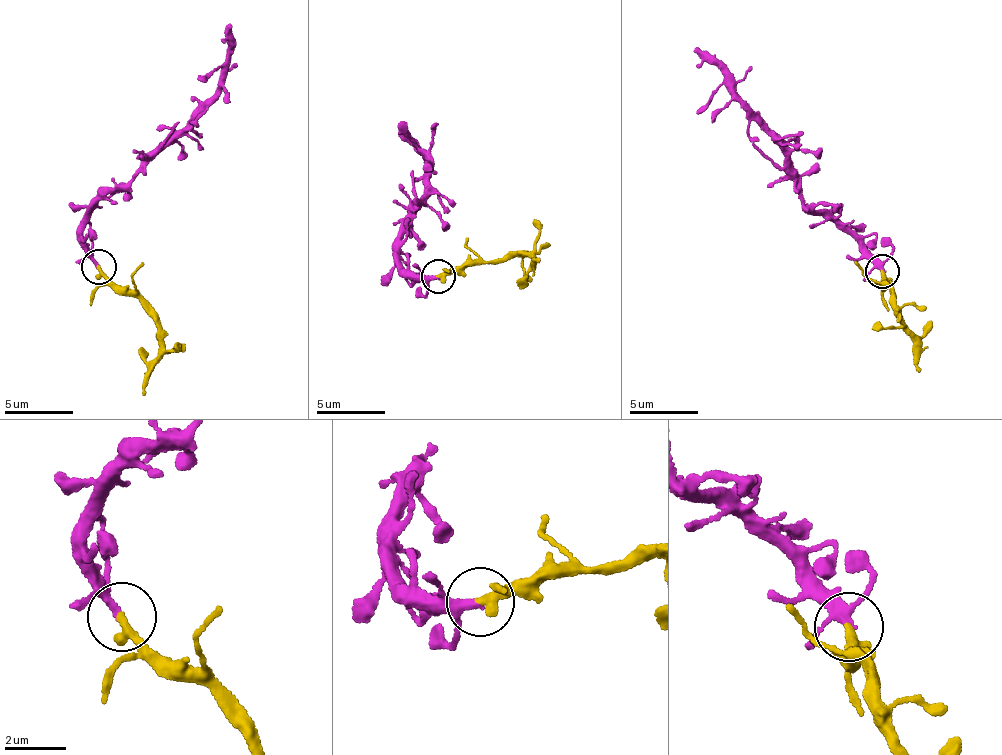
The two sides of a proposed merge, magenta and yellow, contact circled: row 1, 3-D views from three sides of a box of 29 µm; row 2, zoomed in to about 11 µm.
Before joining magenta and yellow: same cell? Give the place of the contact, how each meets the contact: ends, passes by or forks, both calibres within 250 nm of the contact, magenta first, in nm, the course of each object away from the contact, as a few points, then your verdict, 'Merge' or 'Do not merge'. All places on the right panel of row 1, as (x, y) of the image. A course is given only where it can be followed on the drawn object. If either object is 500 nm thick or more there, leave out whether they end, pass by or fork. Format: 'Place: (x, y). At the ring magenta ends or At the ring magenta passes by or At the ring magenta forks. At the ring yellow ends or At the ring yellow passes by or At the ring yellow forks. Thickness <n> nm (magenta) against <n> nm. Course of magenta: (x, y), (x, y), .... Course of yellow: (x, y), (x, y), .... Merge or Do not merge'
Place: (882, 271). At the ring magenta passes by. At the ring yellow ends. Thickness 200 nm (magenta) against 360 nm. Course of magenta: (881, 270), (877, 258), (863, 250), (841, 227), (805, 211), (779, 145), (758, 125), (708, 57), (694, 49). Course of yellow: (881, 270), (919, 372). Merge

